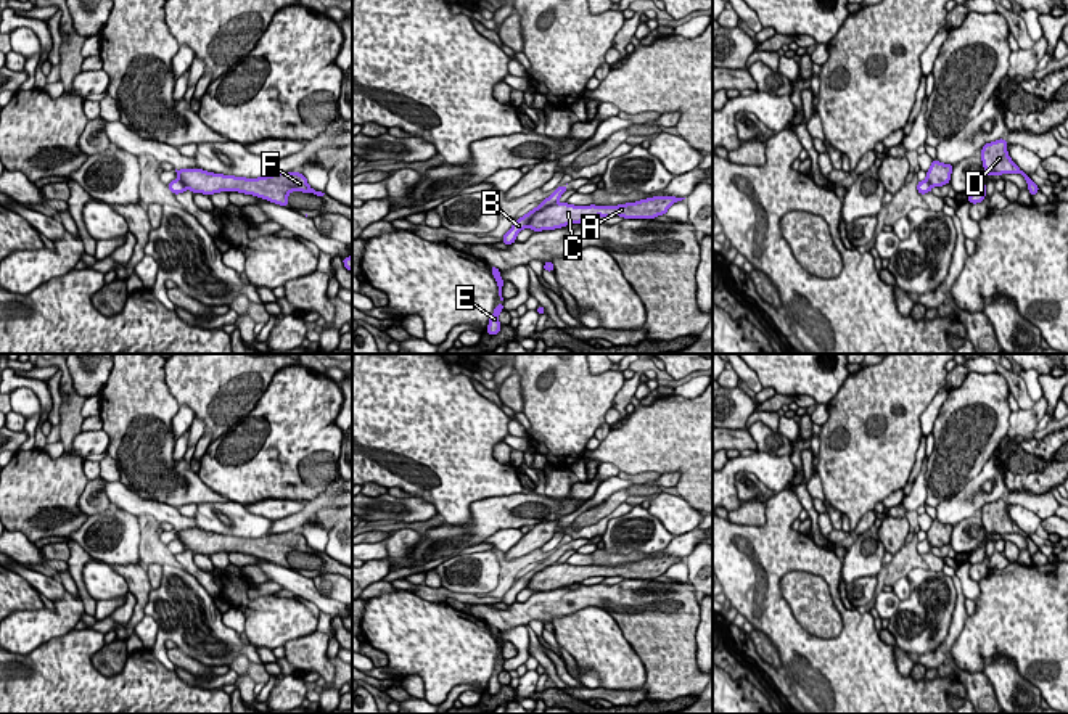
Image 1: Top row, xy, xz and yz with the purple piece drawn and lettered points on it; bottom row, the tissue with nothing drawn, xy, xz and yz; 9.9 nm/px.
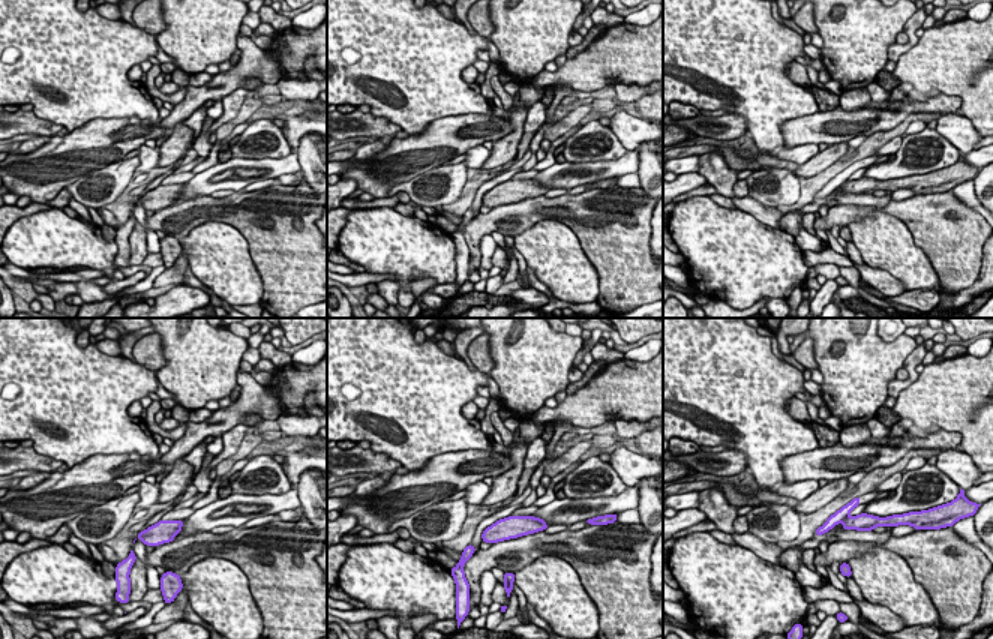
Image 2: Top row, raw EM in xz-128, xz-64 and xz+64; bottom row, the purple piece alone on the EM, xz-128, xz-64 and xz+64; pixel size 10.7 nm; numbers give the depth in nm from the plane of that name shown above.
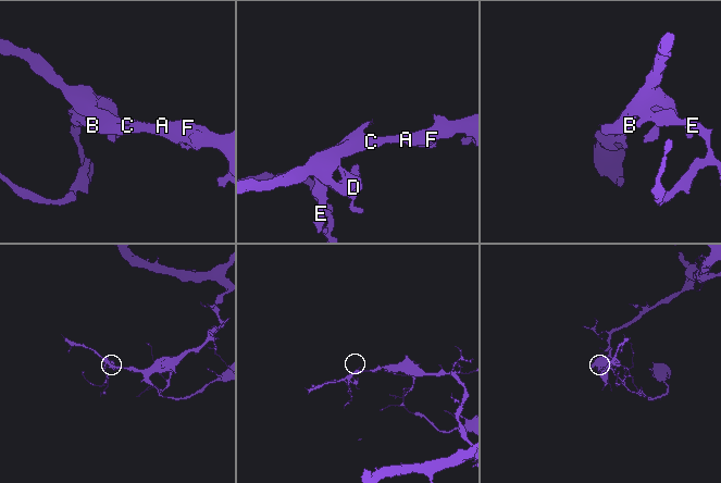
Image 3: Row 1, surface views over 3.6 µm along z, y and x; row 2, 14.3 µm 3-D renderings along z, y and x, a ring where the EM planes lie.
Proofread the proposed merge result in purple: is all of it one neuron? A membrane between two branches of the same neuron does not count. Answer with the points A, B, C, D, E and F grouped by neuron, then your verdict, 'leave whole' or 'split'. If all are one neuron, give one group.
A B C D E F | leave whole

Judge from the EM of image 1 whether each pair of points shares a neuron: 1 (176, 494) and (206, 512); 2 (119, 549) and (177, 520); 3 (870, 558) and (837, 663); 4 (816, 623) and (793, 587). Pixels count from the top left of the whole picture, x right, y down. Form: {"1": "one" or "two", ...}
{"1": "two", "2": "two", "3": "two", "4": "one"}

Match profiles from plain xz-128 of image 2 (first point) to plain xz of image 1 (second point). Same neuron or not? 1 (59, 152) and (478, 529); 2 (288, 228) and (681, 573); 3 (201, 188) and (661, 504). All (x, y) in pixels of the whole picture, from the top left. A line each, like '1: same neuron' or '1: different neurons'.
1: same neuron
2: different neurons
3: different neurons

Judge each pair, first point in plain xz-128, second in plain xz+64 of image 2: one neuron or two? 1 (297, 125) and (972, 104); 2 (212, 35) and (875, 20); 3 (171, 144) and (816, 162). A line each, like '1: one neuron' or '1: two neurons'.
1: two neurons
2: one neuron
3: one neuron

